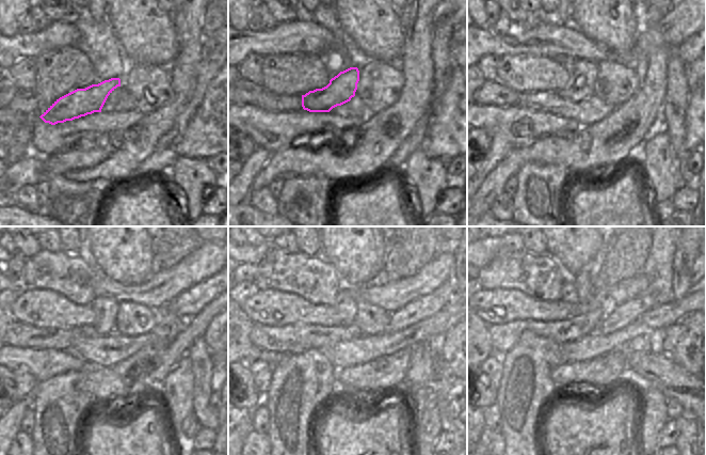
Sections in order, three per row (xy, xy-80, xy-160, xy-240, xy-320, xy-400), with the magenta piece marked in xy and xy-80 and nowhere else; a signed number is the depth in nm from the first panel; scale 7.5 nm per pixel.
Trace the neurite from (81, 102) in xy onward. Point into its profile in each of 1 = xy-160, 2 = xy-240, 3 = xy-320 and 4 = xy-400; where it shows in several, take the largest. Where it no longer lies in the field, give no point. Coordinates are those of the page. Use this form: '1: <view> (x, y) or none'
1: xy-160 (580, 87)
2: xy-240 (106, 309)
3: xy-320 (346, 306)
4: xy-400 (589, 292)

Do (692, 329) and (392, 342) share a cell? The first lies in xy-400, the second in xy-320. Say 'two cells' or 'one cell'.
one cell

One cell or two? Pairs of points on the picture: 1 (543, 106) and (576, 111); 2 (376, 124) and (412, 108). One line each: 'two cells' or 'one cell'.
1: one cell
2: one cell

